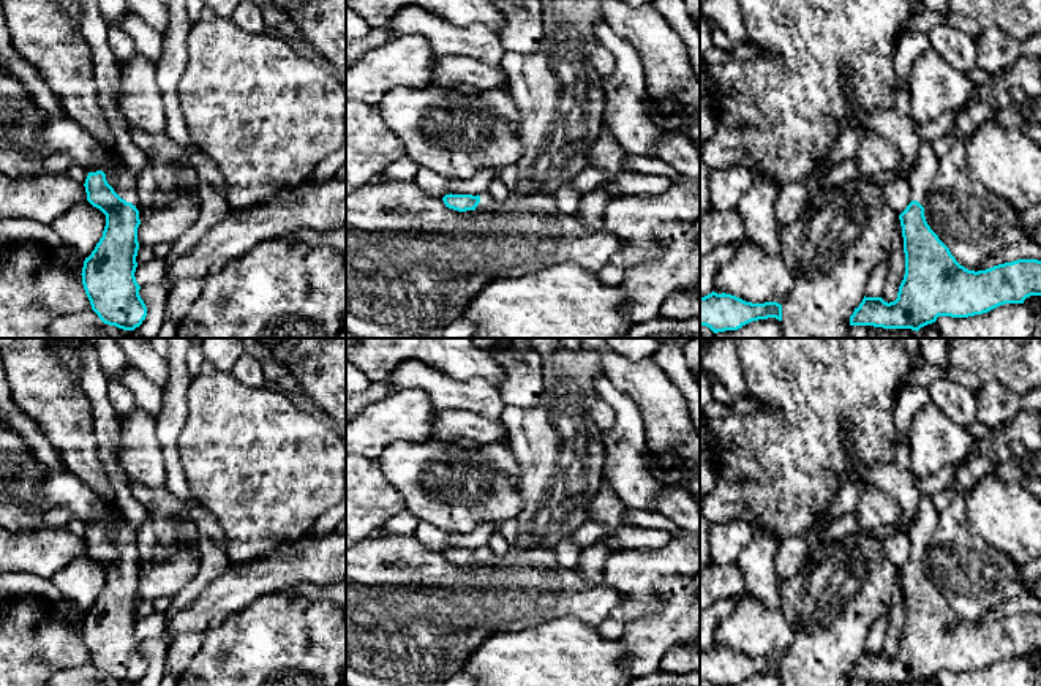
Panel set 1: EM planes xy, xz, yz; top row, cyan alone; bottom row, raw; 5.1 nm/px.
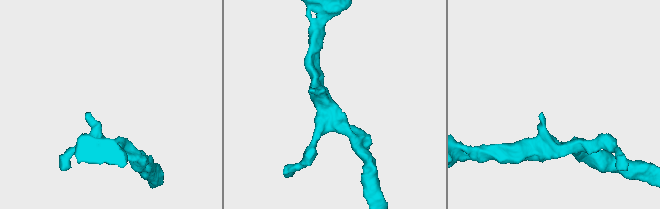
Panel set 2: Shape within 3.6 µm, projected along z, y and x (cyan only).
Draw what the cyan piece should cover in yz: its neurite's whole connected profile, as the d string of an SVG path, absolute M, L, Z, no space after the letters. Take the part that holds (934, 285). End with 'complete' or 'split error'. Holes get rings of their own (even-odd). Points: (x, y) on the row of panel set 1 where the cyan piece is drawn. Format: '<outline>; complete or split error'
M921 141L918 160L910 171L910 204L899 215L904 237L905 275L897 299L885 302L881 297L866 297L850 316L850 326L874 326L883 329L911 329L932 324L938 316L968 318L987 313L1005 303L1024 303L1030 296L1041 296L1041 261L1017 259L986 270L968 270L951 254L949 248L930 229L924 217L927 191L937 175L938 155L932 142Z; split error

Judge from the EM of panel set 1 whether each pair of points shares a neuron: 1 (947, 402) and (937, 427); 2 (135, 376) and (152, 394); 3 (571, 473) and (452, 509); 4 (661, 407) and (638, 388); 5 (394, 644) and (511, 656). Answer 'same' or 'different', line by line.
1: different
2: same
3: different
4: same
5: different

